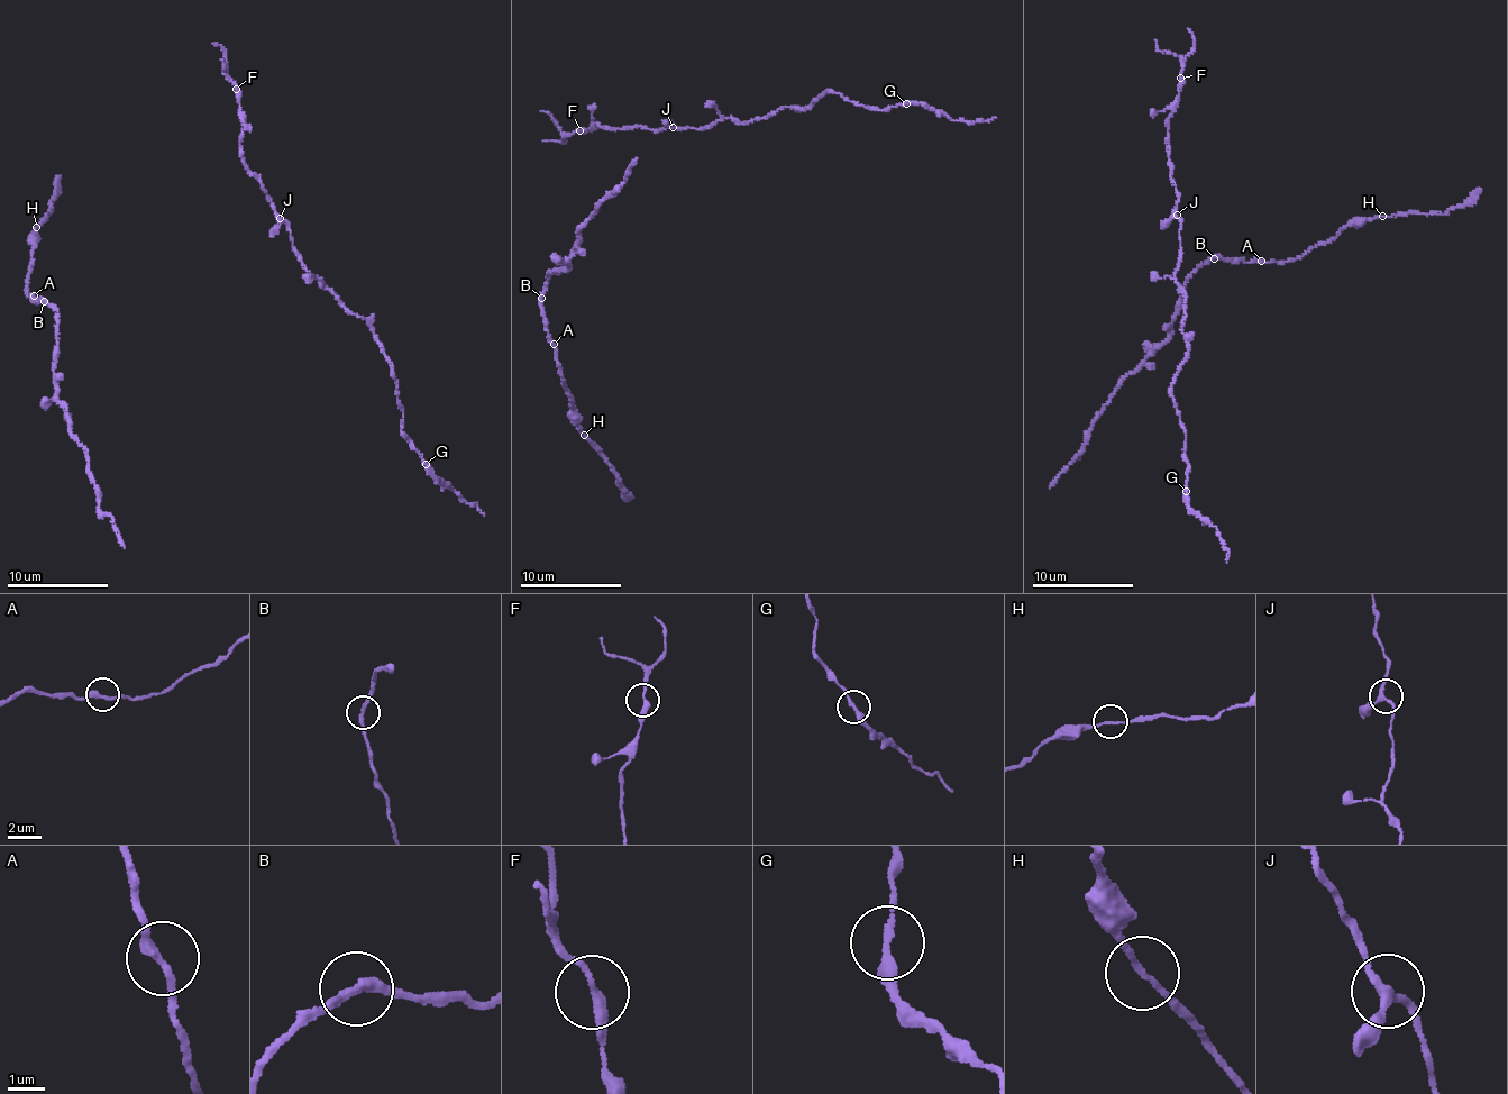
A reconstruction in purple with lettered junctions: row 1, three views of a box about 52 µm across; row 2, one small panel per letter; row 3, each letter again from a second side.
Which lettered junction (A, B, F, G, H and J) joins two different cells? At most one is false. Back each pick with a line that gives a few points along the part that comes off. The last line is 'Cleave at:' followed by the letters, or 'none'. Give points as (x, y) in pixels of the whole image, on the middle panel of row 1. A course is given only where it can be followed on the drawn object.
Cleave at: none

